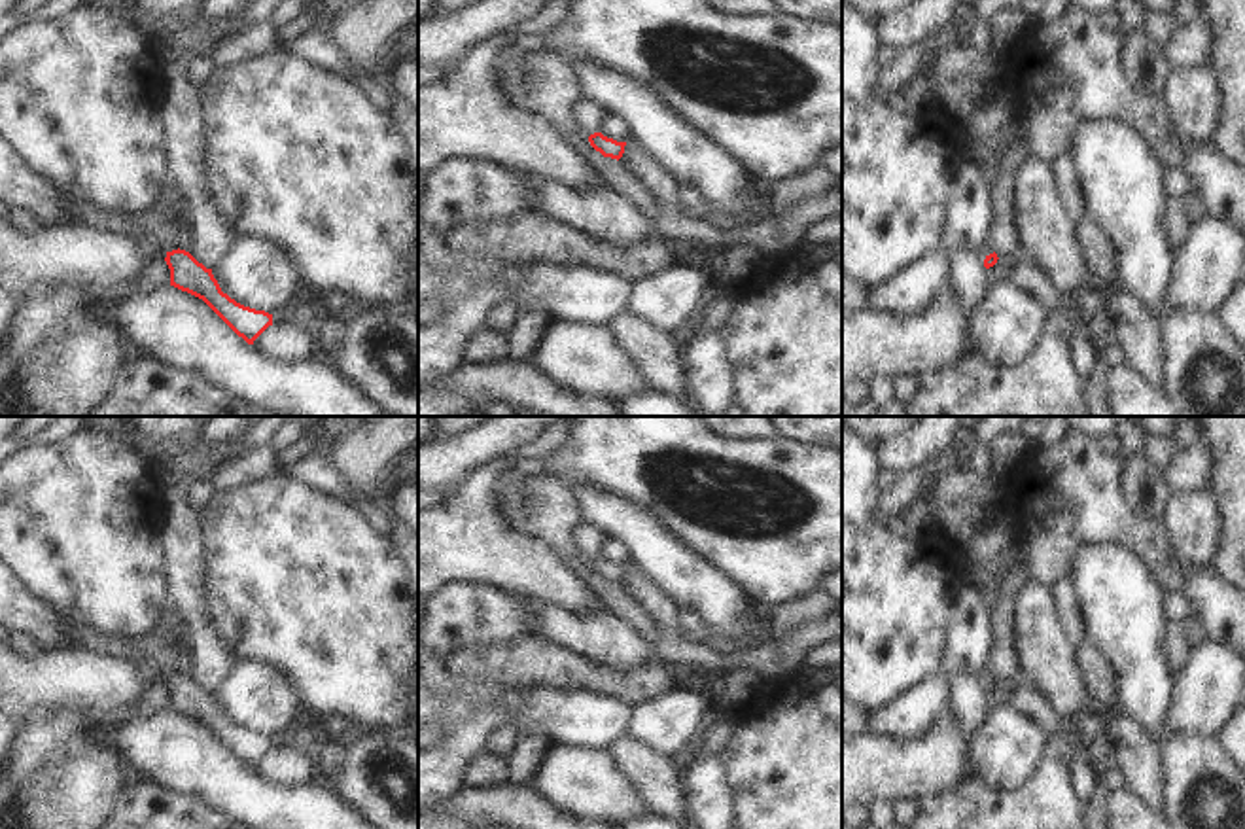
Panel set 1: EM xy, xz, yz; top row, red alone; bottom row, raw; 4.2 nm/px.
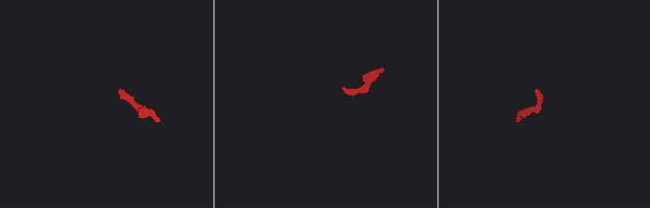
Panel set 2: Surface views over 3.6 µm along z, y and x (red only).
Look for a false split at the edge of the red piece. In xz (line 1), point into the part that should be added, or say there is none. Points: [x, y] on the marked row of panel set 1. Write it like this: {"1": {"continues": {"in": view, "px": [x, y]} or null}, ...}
{"1": {"continues": null}}

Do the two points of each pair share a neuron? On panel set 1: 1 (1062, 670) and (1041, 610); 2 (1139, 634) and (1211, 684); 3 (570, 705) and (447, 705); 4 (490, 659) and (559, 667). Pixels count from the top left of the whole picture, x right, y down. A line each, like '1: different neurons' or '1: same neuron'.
1: same neuron
2: different neurons
3: same neuron
4: same neuron

